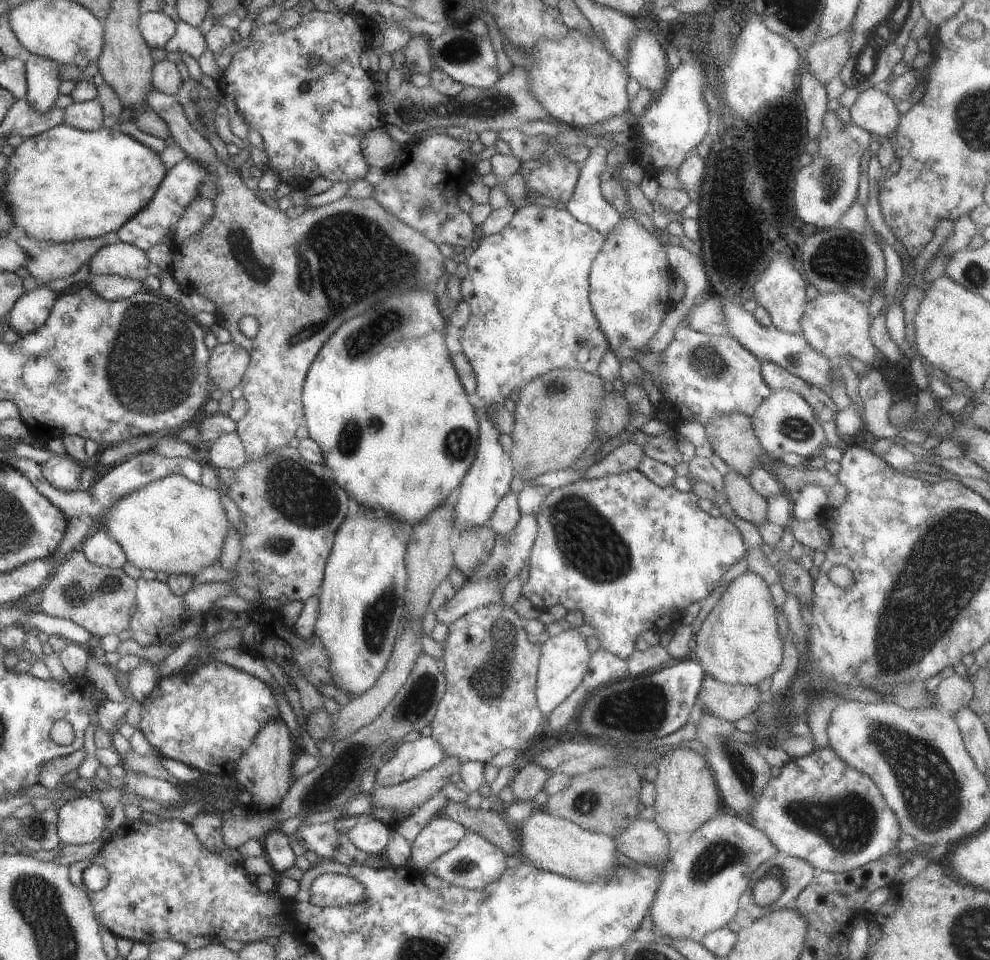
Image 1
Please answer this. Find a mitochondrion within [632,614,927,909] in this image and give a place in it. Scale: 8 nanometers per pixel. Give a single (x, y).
(848, 824)

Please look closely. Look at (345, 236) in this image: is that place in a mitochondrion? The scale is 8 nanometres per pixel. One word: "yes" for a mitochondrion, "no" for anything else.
yes

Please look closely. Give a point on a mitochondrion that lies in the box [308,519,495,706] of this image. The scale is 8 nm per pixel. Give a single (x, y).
(377, 618)

